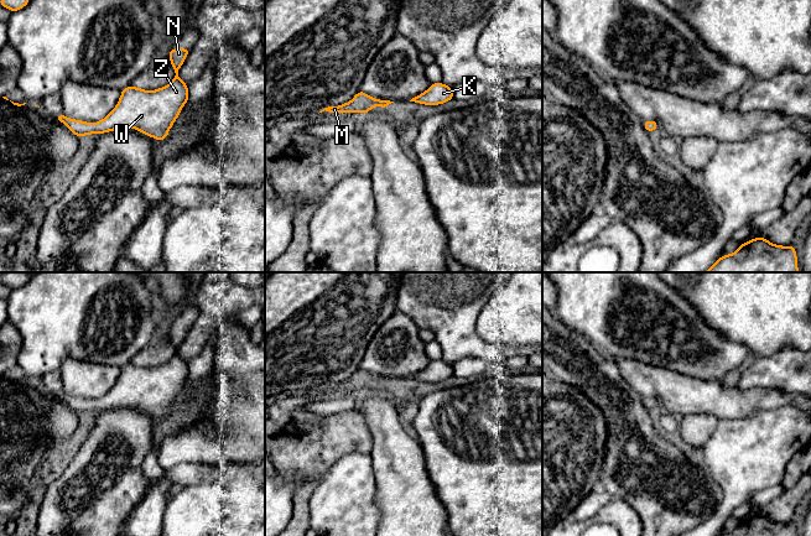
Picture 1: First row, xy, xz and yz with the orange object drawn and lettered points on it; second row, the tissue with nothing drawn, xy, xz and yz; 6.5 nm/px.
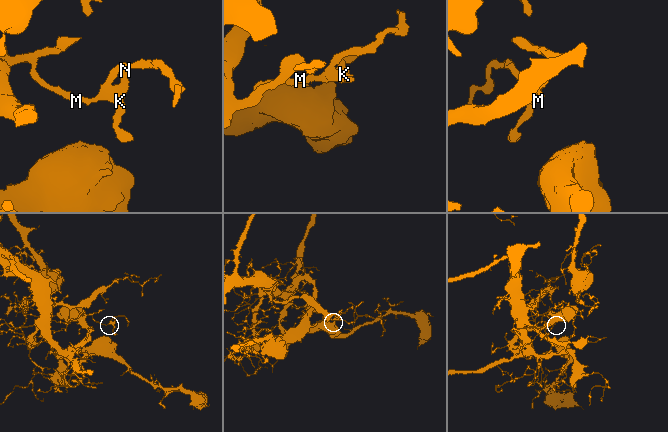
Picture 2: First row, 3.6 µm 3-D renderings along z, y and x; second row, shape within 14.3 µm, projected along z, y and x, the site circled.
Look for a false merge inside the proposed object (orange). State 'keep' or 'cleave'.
keep

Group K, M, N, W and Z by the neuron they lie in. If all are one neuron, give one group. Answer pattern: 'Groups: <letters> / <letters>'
Groups: K M N W Z

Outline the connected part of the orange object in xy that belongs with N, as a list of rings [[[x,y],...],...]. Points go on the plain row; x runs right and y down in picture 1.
[[[170,326],[168,335],[176,350],[172,359],[155,368],[134,363],[121,366],[118,381],[104,396],[92,401],[61,392],[58,397],[77,415],[116,408],[126,402],[163,418],[189,375],[188,363],[178,353],[189,329],[191,326]]]

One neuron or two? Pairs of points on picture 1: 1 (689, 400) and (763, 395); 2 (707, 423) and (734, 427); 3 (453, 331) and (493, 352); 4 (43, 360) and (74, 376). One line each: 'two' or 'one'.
1: one
2: two
3: one
4: two

